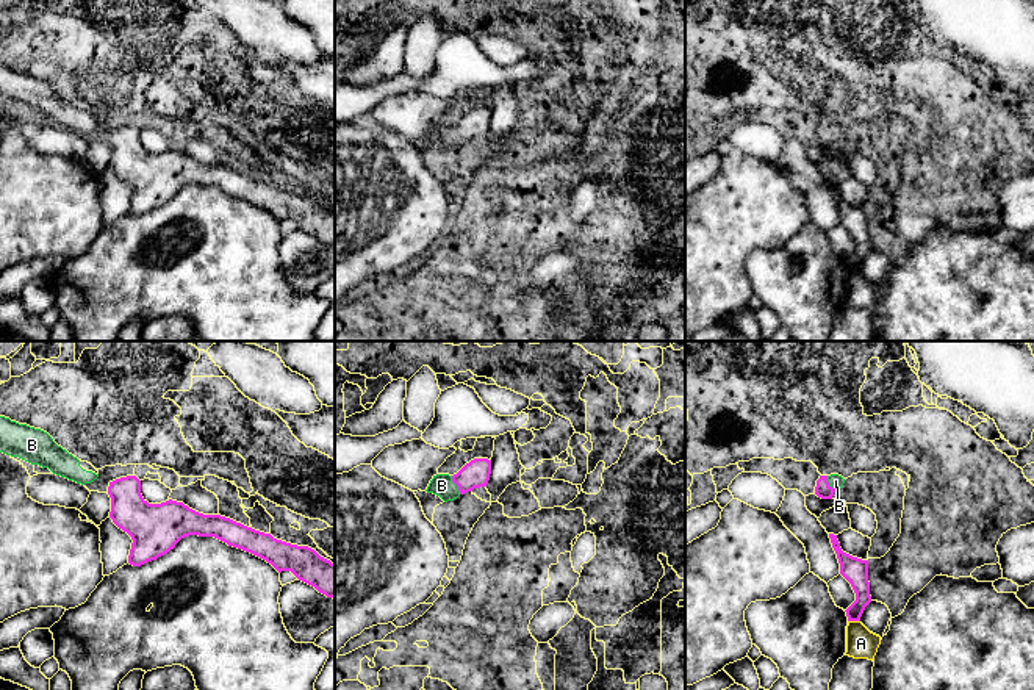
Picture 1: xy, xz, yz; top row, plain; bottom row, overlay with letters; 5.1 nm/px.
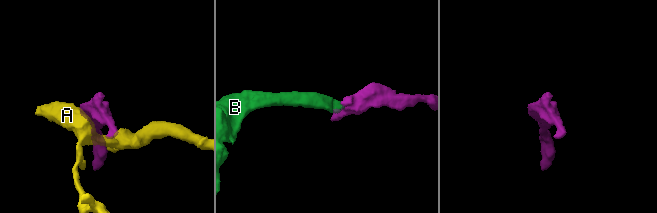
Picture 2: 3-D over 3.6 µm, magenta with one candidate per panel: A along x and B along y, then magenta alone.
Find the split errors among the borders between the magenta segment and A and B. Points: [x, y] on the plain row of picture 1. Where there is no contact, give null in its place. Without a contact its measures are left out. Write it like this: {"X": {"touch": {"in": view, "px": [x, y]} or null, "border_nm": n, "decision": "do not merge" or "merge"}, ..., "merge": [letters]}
{"A": {"touch": {"in": "yz", "px": [854, 269]}, "border_nm": 60, "decision": "do not merge"}, "B": {"touch": {"in": "xz", "px": [455, 133]}, "border_nm": 110, "decision": "merge"}, "merge": ["B"]}

